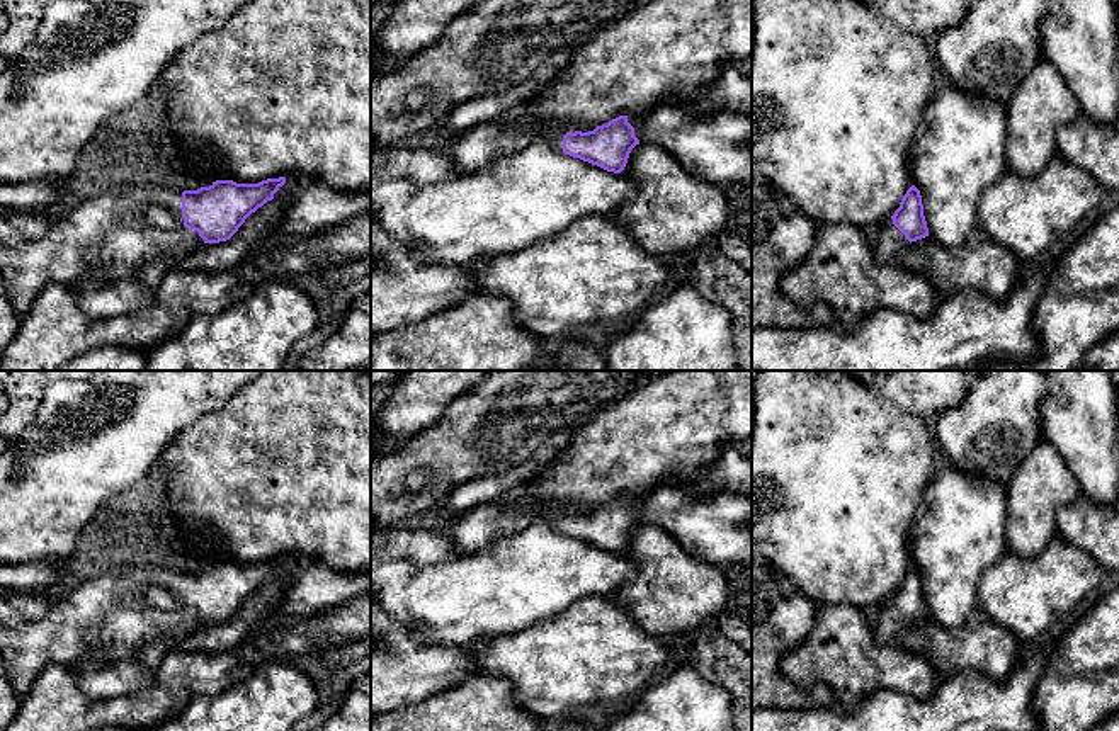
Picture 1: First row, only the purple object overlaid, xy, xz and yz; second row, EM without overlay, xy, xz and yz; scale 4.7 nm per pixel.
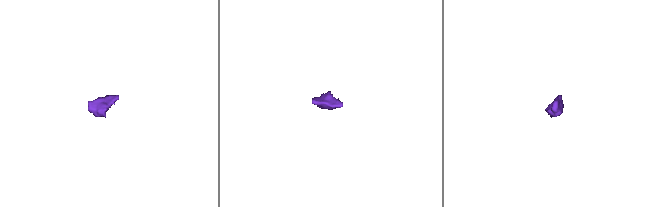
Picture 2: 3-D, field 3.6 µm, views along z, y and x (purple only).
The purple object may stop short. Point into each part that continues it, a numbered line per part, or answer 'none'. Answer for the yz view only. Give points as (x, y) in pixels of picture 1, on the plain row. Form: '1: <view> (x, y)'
1: yz (891, 621)

